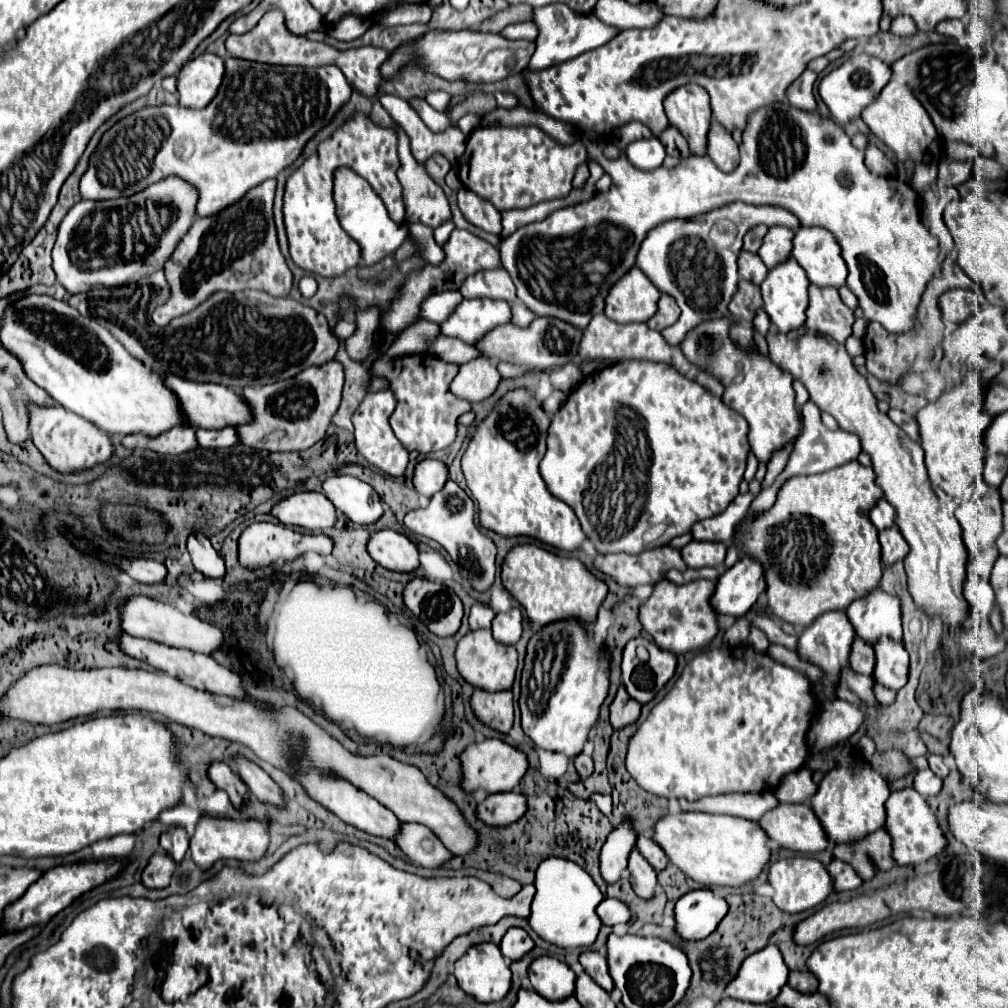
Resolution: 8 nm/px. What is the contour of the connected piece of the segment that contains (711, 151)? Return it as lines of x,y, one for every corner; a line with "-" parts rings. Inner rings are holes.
716,119
712,121
712,127
708,131
706,153
716,163
716,167
720,167
722,171
734,171
740,161
738,143
732,139
728,131
724,131
724,127
720,127
720,123
716,123

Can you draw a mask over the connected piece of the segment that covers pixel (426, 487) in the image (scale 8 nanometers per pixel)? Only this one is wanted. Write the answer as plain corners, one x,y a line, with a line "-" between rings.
422,459
416,463
412,483
420,495
432,497
436,491
444,487
446,481
448,481
448,469
444,463
436,459

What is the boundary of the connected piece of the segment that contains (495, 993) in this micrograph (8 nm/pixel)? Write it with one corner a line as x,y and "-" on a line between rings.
478,943
454,965
460,989
478,1003
500,1001
510,989
510,969
494,943

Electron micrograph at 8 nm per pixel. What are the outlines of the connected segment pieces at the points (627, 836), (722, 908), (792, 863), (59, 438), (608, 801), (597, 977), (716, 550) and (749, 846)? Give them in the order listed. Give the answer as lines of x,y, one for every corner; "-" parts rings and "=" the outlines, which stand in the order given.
630,821
620,823
612,835
606,839
600,853
600,873
606,883
616,883
622,877
622,871
628,863
628,853
636,843
636,833
630,827
=
710,889
690,891
676,901
674,929
682,939
704,939
718,927
726,911
726,901
=
790,857
790,859
780,859
772,863
768,881
774,887
774,897
772,897
774,903
786,913
800,913
800,911
812,909
820,905
828,895
834,893
832,875
828,875
826,865
814,857
=
30,405
30,421
34,421
34,431
32,431
34,445
50,445
42,449
42,455
46,457
48,465
62,475
70,475
82,469
92,469
94,465
106,463
114,455
114,443
104,431
94,427
94,423
78,417
76,413
66,411
62,405
46,409
=
596,793
596,795
592,795
592,801
598,805
598,809
600,809
606,817
610,817
610,809
612,809
612,797
610,797
610,795
600,795
600,793
=
584,951
580,955
580,963
584,967
584,971
606,991
612,991
614,989
614,983
612,983
612,977
608,973
608,963
606,963
606,957
598,951
=
690,541
686,547
680,549
682,559
688,567
720,567
724,563
728,547
720,541
=
680,811
666,815
654,827
654,841
664,849
670,861
700,885
742,887
754,881
770,861
768,835
750,819
734,815
714,815
702,811

